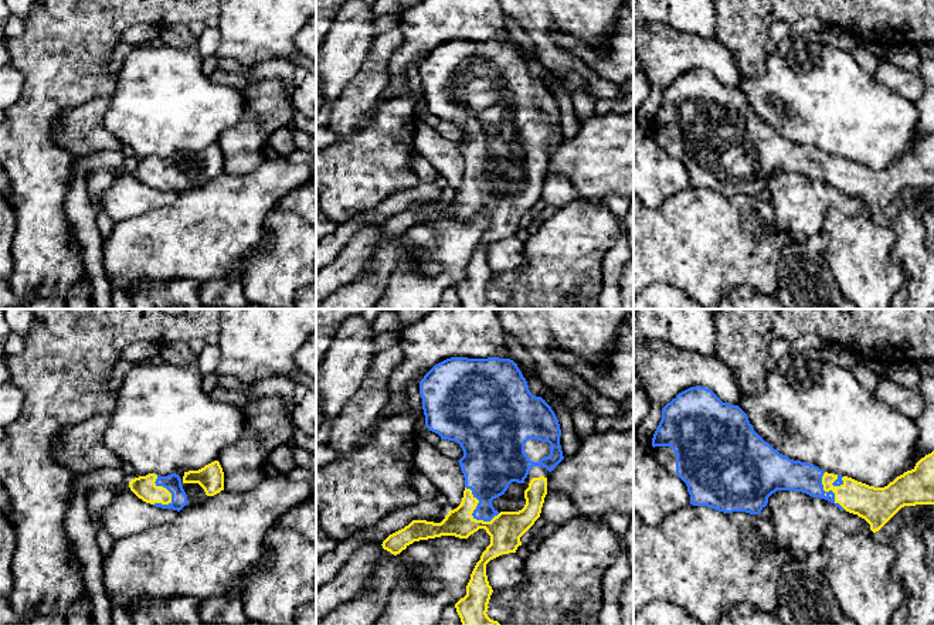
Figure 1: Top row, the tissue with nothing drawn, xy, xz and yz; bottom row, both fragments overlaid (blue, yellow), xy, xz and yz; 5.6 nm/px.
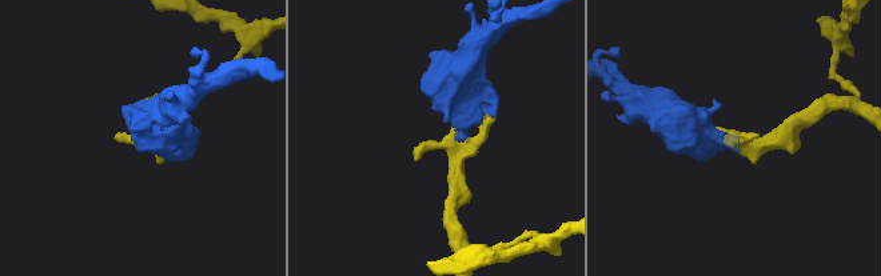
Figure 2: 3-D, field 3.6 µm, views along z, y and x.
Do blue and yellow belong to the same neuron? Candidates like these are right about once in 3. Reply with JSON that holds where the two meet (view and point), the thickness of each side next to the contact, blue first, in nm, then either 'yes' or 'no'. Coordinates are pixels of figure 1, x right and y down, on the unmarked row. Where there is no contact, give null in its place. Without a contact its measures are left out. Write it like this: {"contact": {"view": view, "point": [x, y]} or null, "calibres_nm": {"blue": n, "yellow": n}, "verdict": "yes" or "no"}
{"contact": {"view": "xz", "point": [472, 196]}, "calibres_nm": {"blue": 280, "yellow": 190}, "verdict": "yes"}

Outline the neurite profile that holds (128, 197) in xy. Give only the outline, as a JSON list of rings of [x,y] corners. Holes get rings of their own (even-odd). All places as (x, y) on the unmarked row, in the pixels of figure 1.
[[[126,170],[102,193],[99,203],[113,223],[122,223],[167,207],[177,200],[177,196],[173,191],[162,191],[146,186],[130,170]]]

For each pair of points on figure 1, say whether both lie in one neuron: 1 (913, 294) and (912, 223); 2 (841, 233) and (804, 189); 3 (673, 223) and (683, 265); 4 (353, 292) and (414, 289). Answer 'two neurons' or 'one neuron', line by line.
1: one neuron
2: two neurons
3: one neuron
4: two neurons

